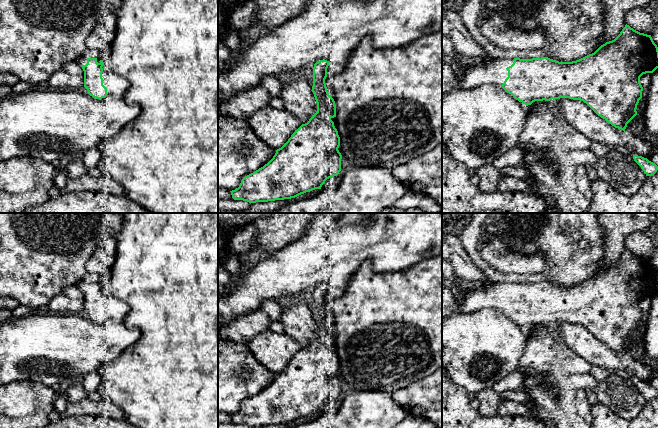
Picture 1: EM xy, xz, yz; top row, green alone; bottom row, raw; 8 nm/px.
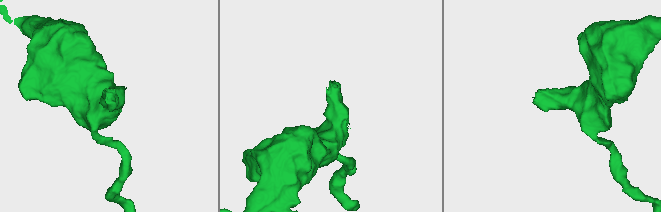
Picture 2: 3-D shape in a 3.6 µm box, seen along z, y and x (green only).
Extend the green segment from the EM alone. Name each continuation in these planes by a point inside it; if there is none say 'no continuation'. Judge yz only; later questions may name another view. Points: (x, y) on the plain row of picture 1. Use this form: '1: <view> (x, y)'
1: yz (493, 295)

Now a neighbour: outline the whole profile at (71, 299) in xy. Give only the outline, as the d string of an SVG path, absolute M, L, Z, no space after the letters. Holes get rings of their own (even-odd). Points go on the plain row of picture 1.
M78 285L68 286L54 296L47 306L52 314L79 314L84 310L84 295Z

